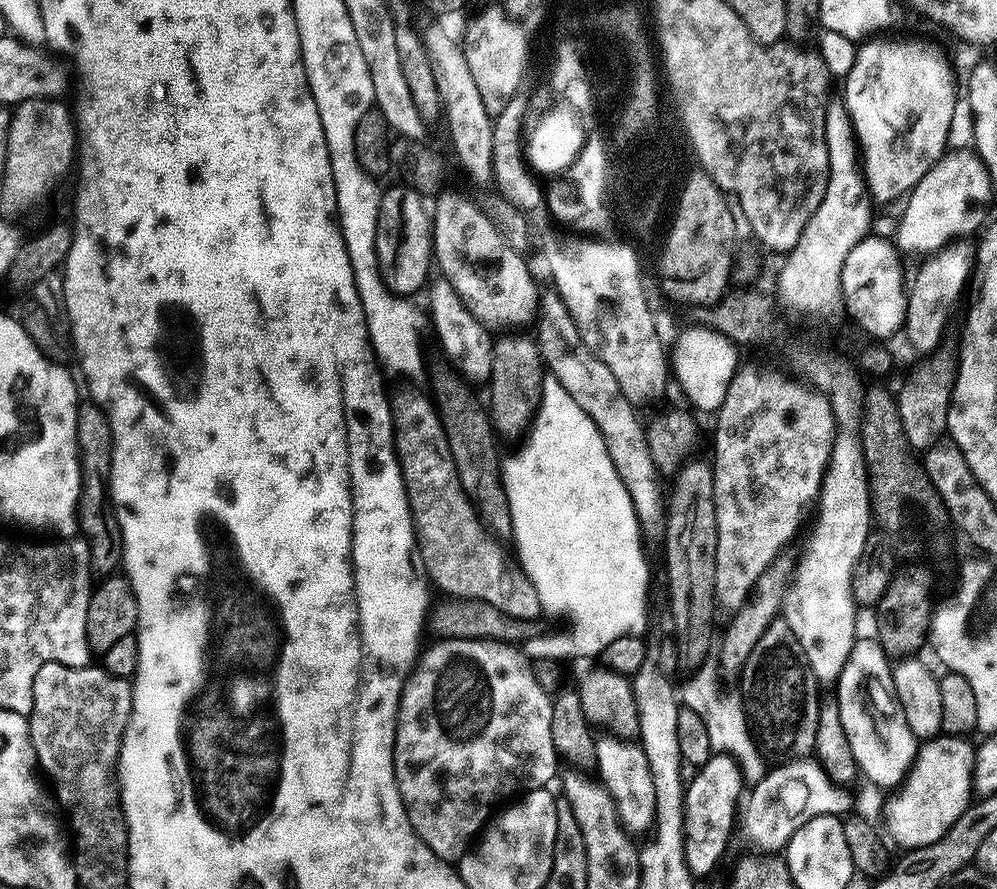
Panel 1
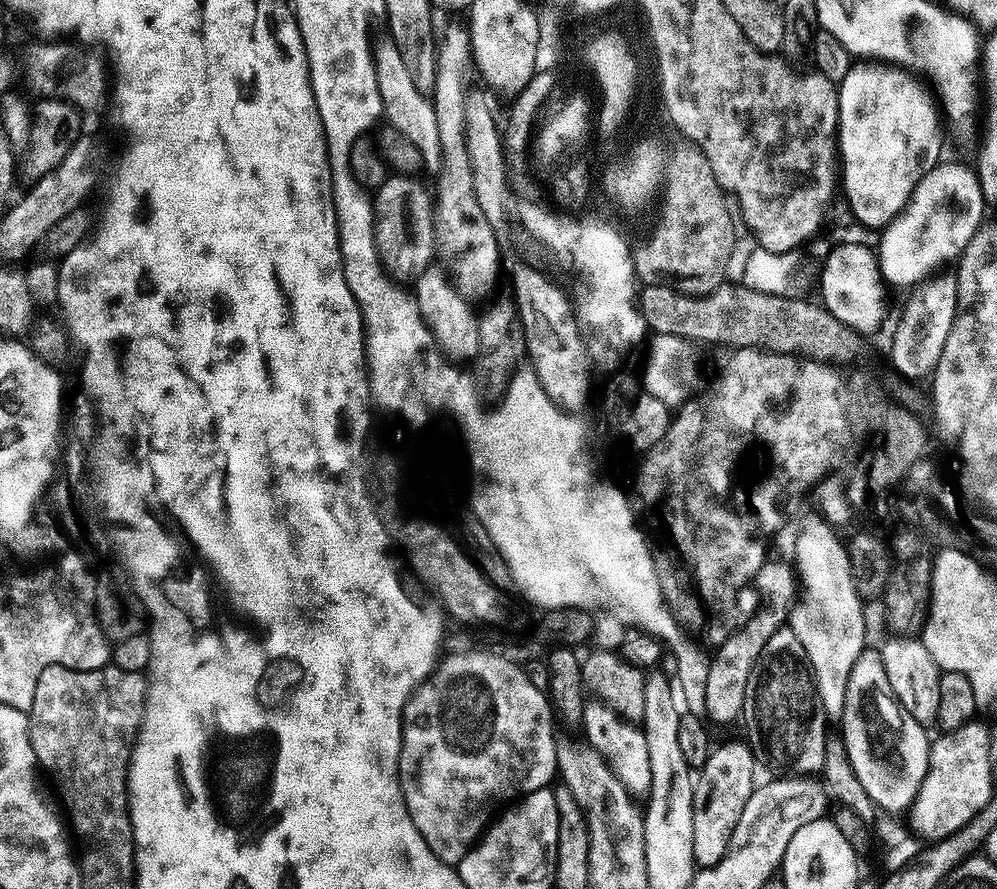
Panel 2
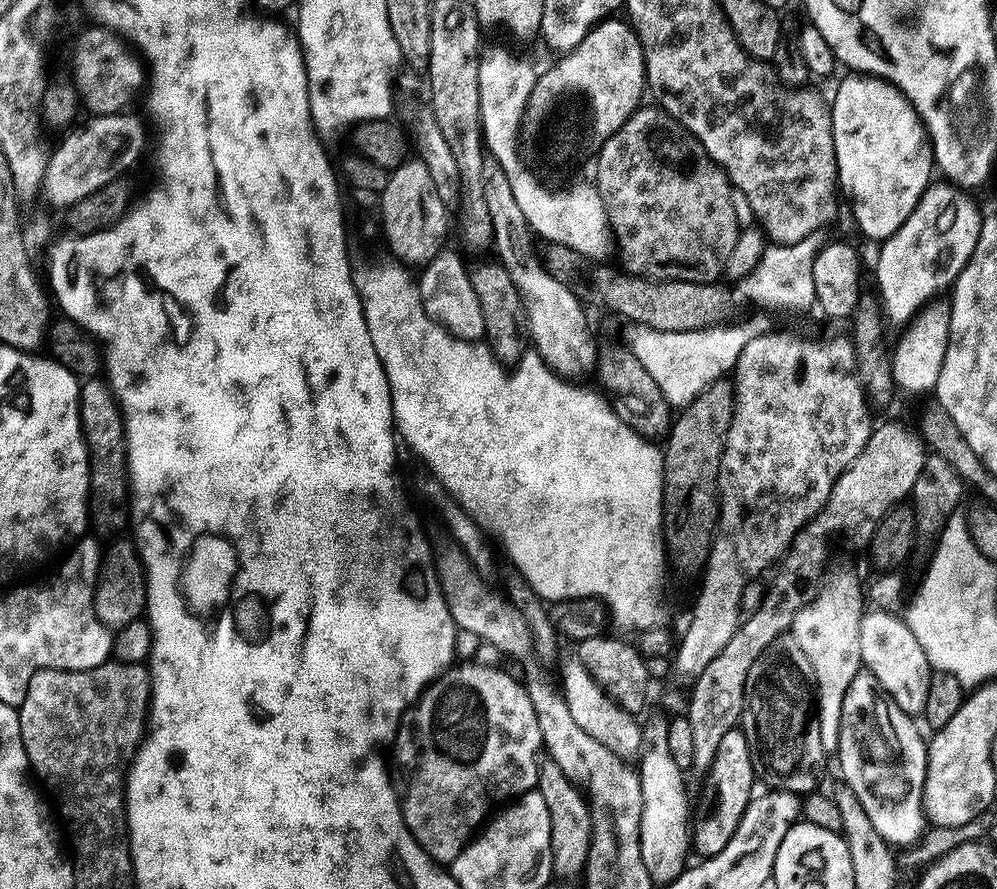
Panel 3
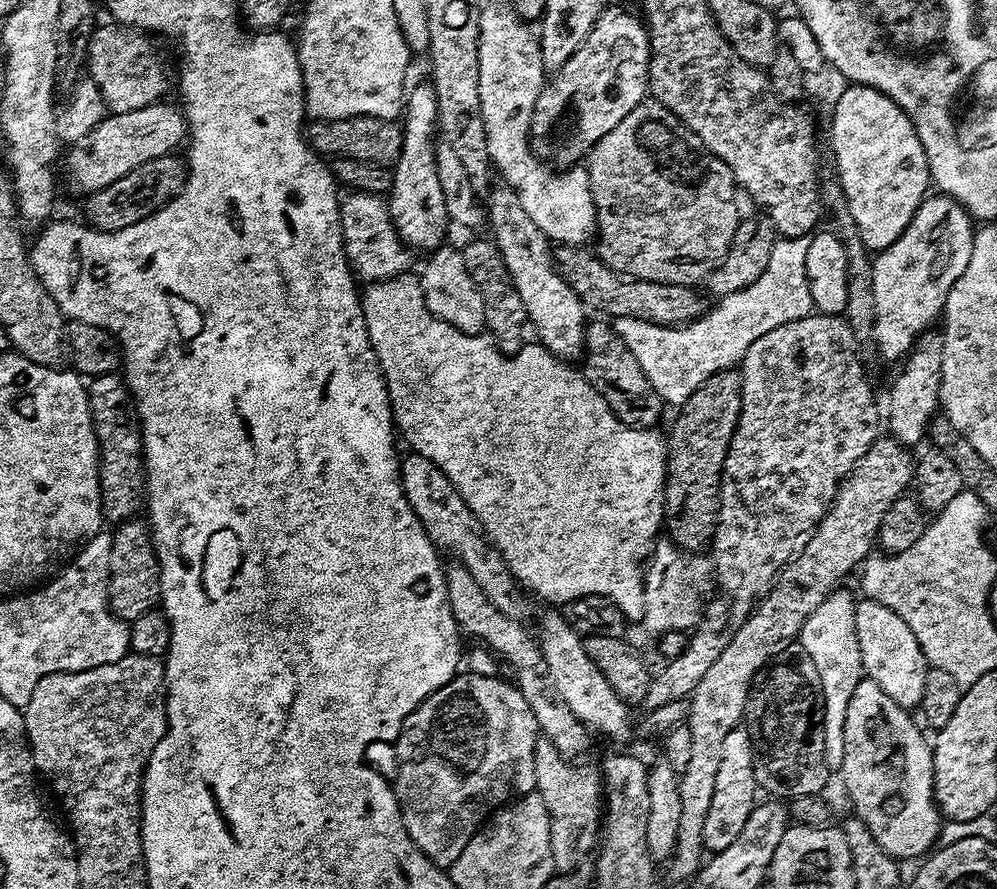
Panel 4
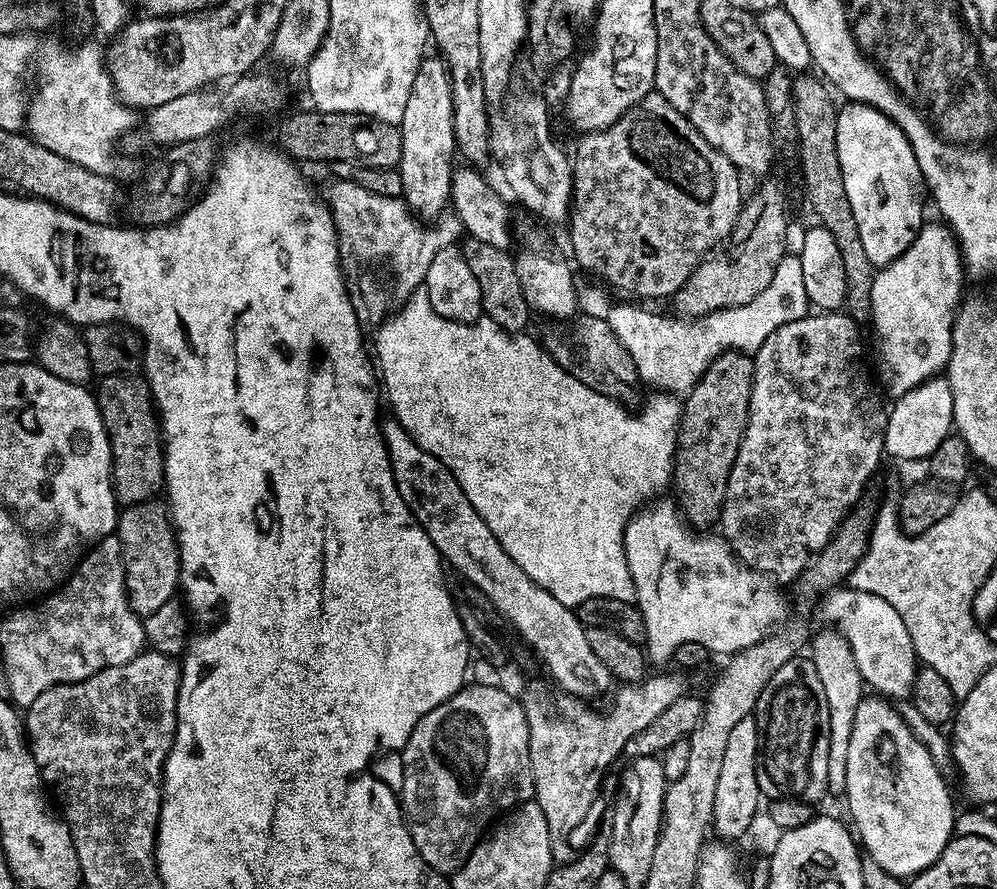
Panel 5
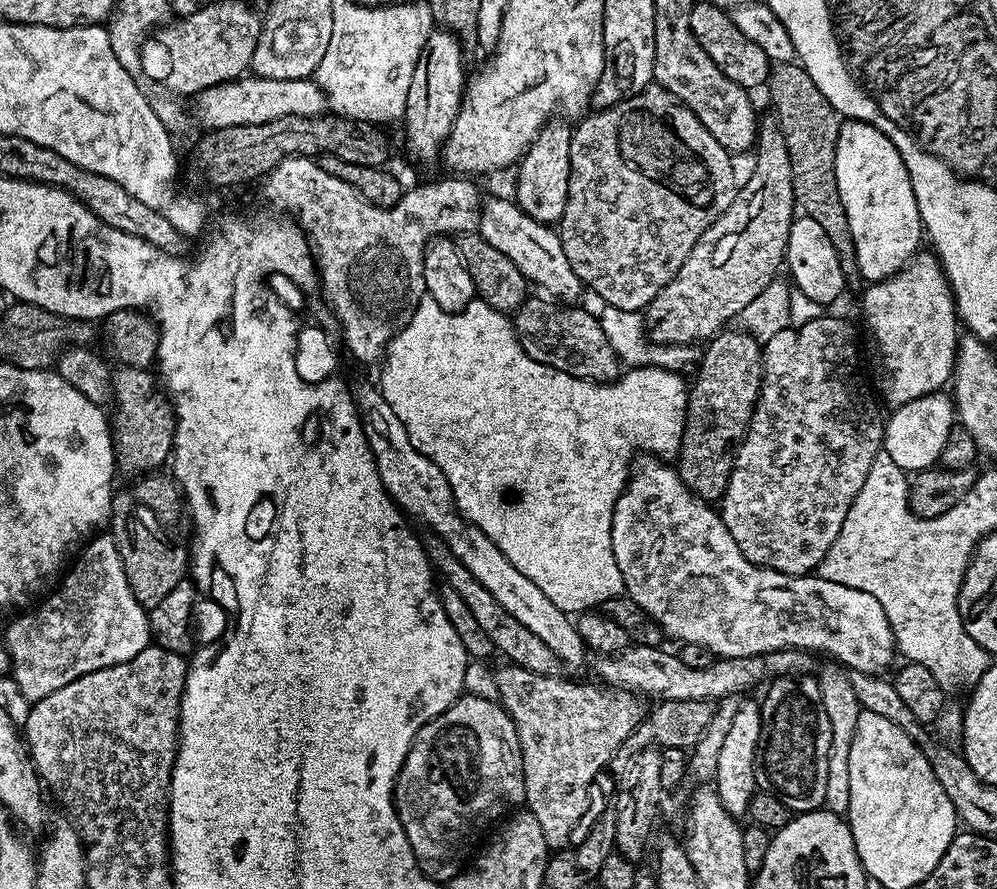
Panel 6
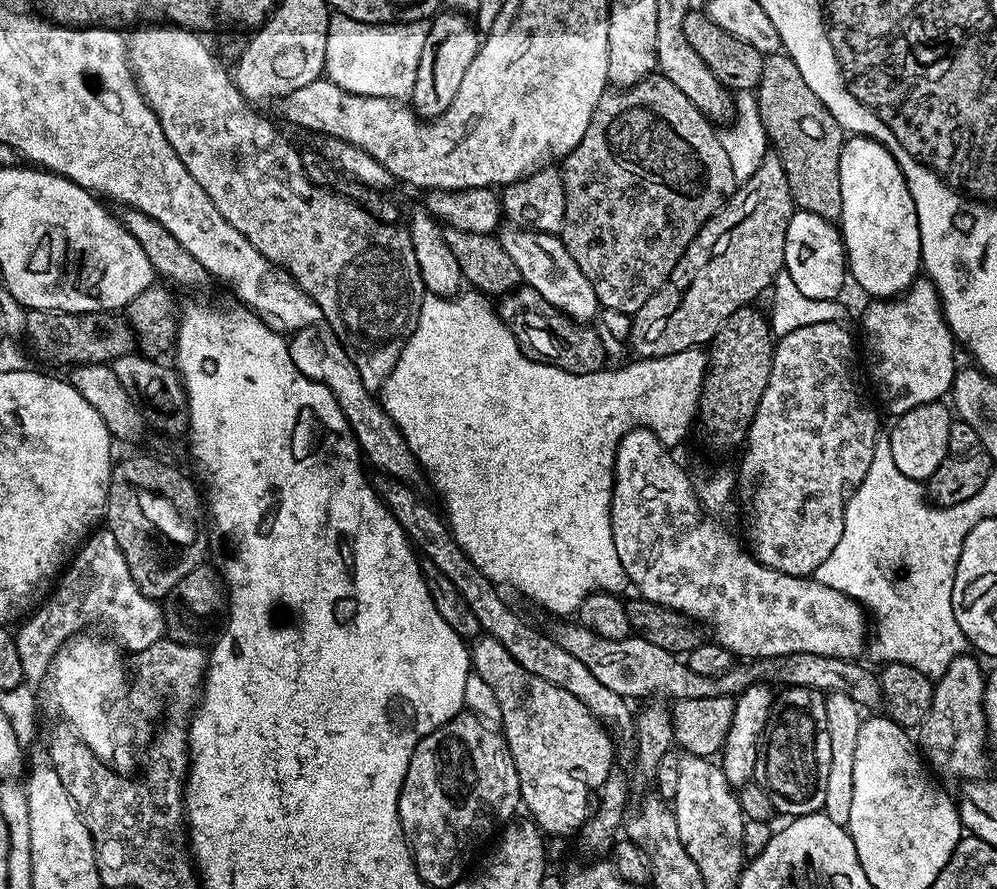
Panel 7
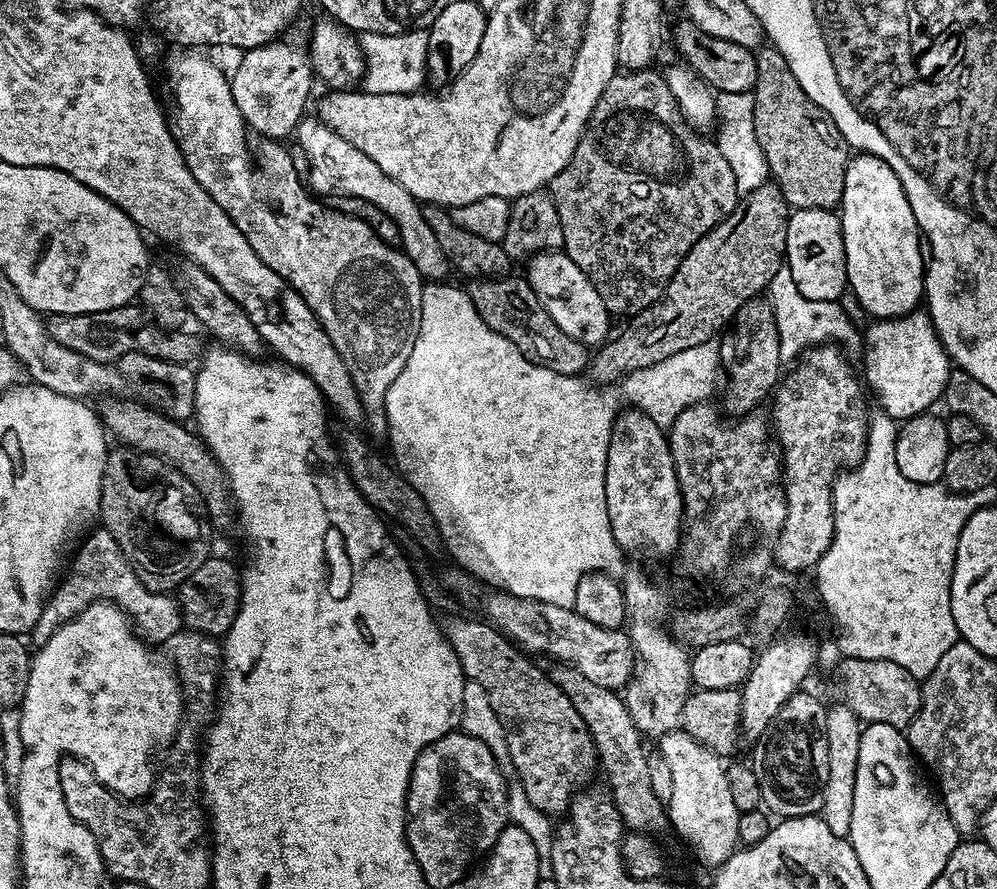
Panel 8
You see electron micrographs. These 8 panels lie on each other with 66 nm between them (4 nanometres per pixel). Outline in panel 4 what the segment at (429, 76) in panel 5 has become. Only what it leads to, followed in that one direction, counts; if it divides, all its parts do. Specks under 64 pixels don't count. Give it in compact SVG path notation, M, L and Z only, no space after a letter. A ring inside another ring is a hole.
M424 82L418 85L413 92L411 89L407 93L406 107L403 109L402 116L404 141L402 142L402 154L391 169L392 189L386 196L388 213L392 219L392 225L396 227L396 232L400 235L400 241L405 246L417 253L420 251L424 252L423 254L431 254L445 243L444 235L447 234L448 228L450 229L446 198L442 194L442 182L438 182L438 170L436 169L438 125L436 122L436 91L432 89L431 83Z

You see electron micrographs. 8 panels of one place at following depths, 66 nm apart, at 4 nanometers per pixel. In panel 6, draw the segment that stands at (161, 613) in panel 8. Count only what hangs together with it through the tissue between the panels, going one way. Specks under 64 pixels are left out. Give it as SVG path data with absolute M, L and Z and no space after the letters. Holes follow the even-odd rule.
M100 534L89 540L79 553L75 564L76 569L63 577L64 585L62 580L59 587L47 599L37 603L31 610L17 615L20 617L10 621L8 629L2 632L5 646L9 650L11 678L18 684L18 689L25 698L31 702L46 698L46 694L54 694L54 690L62 690L62 686L94 670L130 662L130 658L134 658L143 648L149 647L152 640L148 612L140 605L138 598L134 598L130 582L126 582L126 570L122 566L122 558L116 548L115 536Z

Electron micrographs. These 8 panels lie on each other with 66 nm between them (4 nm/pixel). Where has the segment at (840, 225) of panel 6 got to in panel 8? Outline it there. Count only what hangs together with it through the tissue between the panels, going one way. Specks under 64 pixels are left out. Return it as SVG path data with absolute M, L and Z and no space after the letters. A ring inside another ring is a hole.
M764 46L756 52L758 74L751 94L753 122L758 144L765 154L771 179L780 188L789 209L836 210L844 193L850 149L838 126L798 86L794 70L777 48Z

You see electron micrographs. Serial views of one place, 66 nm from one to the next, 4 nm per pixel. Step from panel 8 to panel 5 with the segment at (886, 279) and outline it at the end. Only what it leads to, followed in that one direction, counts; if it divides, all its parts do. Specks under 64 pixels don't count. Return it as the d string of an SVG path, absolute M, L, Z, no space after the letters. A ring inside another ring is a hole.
M848 102L843 106L845 108L841 107L836 114L836 149L842 170L842 182L846 186L850 210L854 210L854 222L858 222L858 235L862 237L866 258L870 258L874 266L883 266L894 262L894 258L898 258L908 249L925 219L924 200L920 197L922 177L918 158L914 154L912 143L893 117L868 104Z

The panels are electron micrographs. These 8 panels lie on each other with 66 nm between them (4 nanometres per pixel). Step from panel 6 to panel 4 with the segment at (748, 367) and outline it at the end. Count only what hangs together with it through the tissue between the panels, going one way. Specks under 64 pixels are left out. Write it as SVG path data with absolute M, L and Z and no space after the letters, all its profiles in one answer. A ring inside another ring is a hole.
M736 368L714 374L679 405L676 421L672 424L672 433L667 433L668 473L664 479L664 519L667 535L683 552L700 554L711 545L716 535L716 524L720 521L720 475L726 462L728 447L734 430L738 426L740 407L742 406L742 382Z

